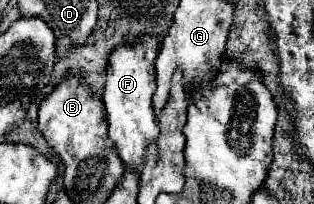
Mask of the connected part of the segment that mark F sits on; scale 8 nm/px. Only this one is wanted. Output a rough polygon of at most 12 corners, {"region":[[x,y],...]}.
{"region":[[159,41],[109,57],[109,139],[123,165],[143,167],[159,137],[151,107]]}

